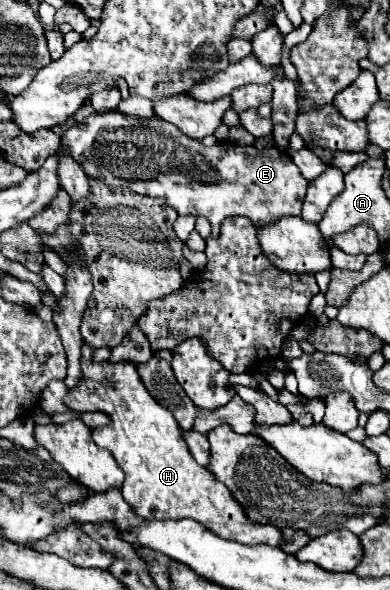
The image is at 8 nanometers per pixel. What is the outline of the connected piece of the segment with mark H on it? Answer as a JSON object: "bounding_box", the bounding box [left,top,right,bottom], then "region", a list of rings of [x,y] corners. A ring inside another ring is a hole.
{"bounding_box":[64,345,282,545],"region":[[[82,345],[82,379],[76,389],[70,389],[64,397],[64,405],[70,411],[100,411],[110,417],[110,425],[94,427],[92,441],[112,453],[120,469],[126,473],[122,485],[122,497],[144,519],[184,519],[192,517],[206,529],[222,539],[230,539],[242,545],[282,545],[282,533],[270,525],[258,525],[244,517],[244,509],[232,501],[226,485],[212,481],[206,467],[198,465],[188,445],[182,439],[182,431],[176,425],[174,415],[156,403],[146,391],[136,373],[132,361],[94,361],[94,347]]]}

